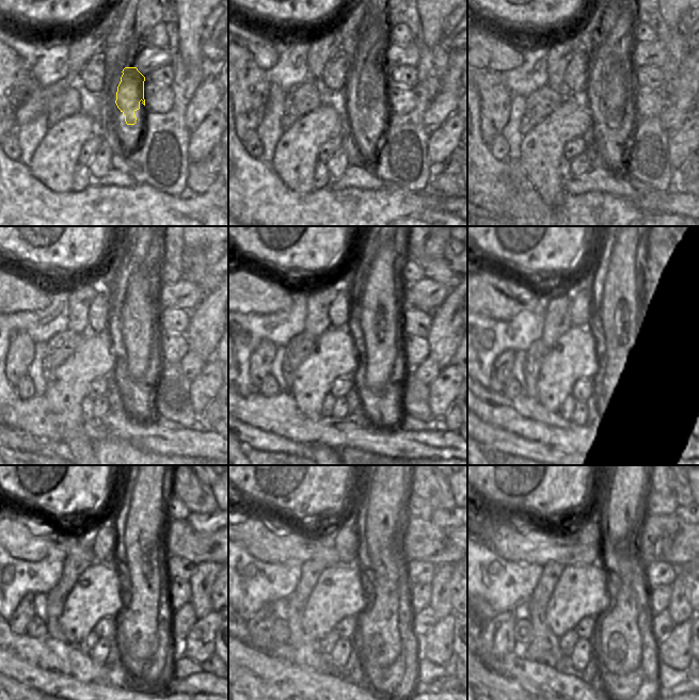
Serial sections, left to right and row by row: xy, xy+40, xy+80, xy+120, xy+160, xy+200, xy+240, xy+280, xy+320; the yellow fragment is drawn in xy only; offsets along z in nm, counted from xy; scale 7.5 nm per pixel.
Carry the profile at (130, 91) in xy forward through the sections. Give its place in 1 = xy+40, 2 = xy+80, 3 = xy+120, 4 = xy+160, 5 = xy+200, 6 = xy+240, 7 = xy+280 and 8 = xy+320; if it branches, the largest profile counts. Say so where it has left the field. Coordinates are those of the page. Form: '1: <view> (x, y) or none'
1: xy+40 (374, 84)
2: xy+80 (616, 92)
3: xy+120 (141, 331)
4: xy+160 (380, 322)
5: xy+200 (620, 320)
6: xy+240 (137, 627)
7: xy+280 (385, 491)
8: xy+320 (619, 640)

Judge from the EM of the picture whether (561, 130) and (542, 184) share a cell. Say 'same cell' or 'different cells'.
same cell

